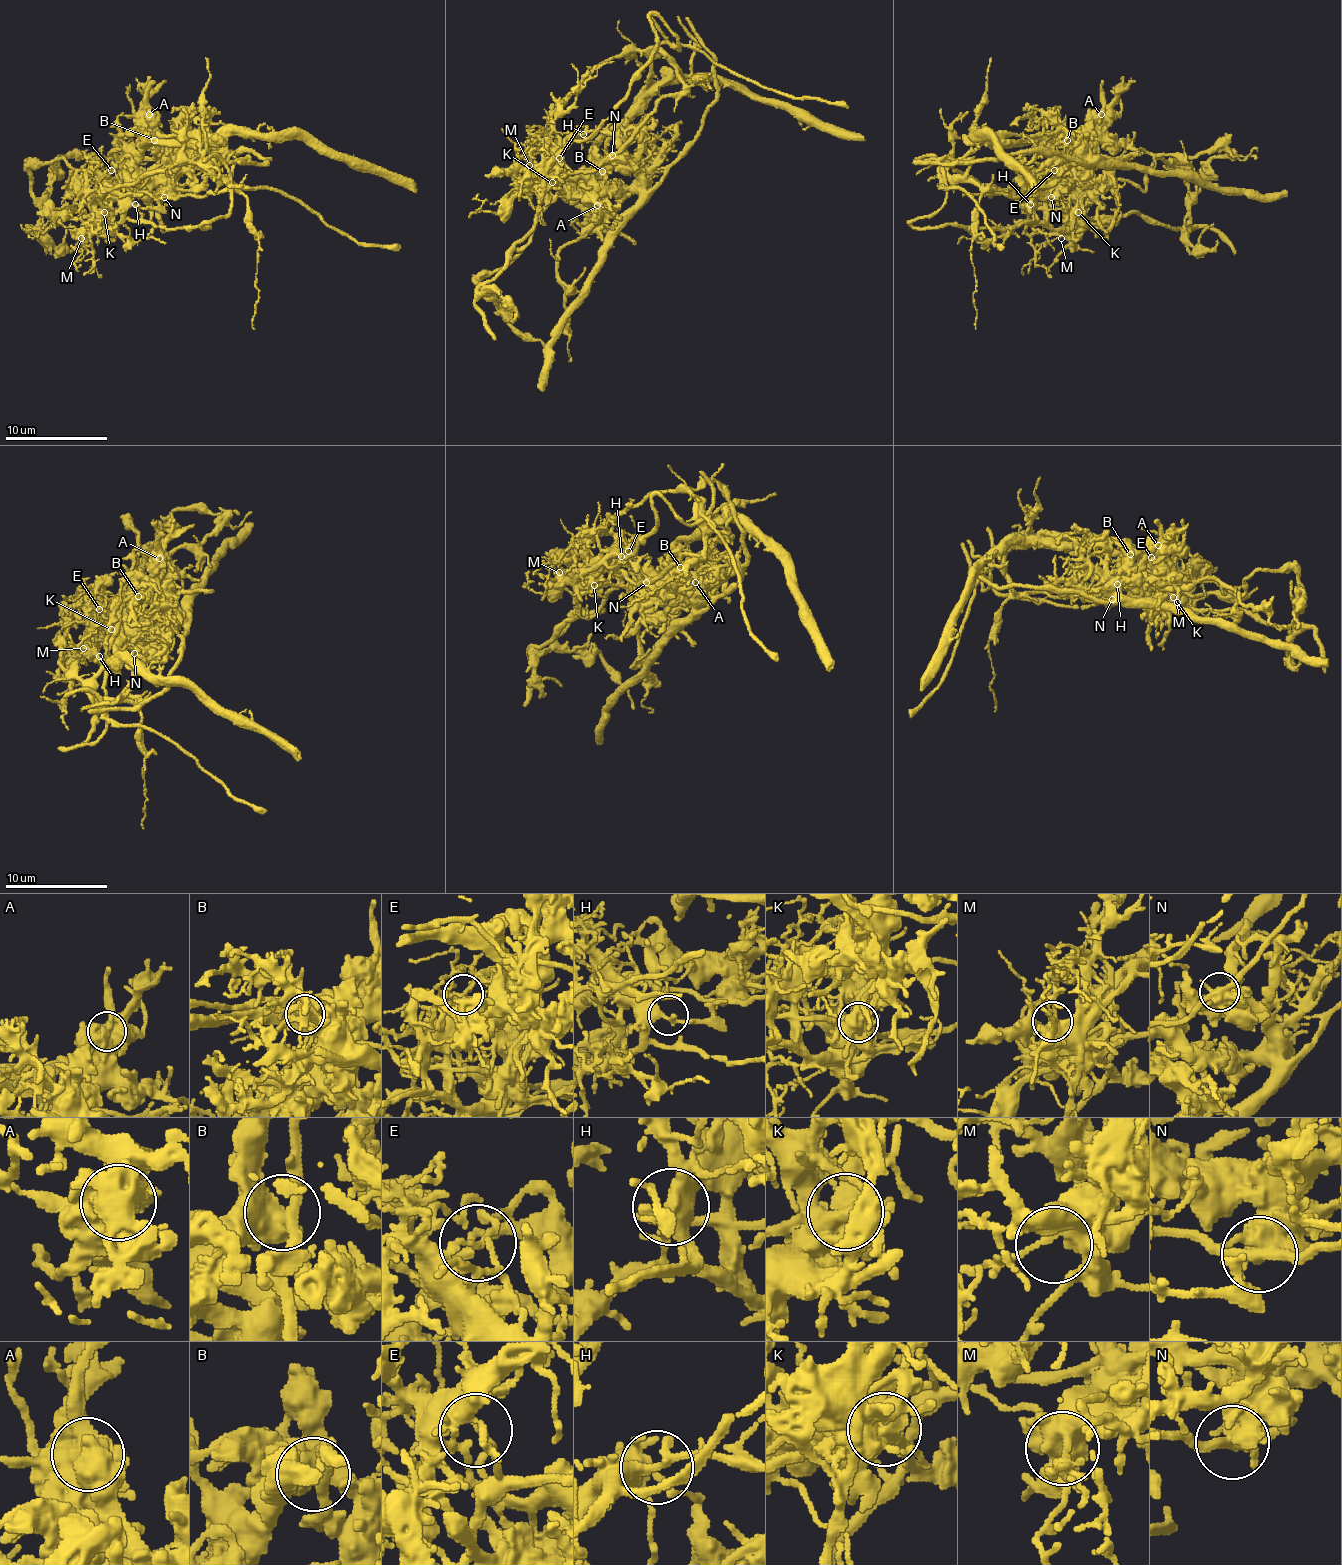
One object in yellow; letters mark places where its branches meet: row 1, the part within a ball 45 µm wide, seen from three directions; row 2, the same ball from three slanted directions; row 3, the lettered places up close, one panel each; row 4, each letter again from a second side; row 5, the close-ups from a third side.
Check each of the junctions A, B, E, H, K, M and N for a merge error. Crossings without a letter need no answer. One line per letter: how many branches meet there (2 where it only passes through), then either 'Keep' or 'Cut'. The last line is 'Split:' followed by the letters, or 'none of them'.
A: Branches: 5. Cut
B: Branches: 3. Cut
E: Branches: 2. Cut
H: Branches: 2. Keep
K: Branches: 5. Cut
M: Branches: 3. Keep
N: Branches: 3. Cut
Split: A, B, E, K, N

